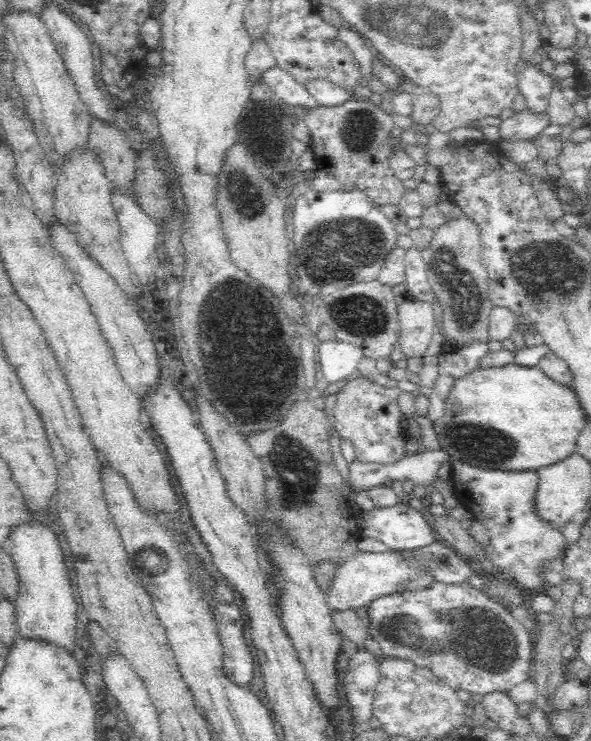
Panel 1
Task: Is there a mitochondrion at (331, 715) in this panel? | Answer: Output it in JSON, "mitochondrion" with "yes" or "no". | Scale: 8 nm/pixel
{"mitochondrion":"no"}

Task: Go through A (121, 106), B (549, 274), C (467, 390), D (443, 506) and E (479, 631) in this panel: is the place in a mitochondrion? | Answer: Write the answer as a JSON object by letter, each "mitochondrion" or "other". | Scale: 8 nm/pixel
{"A":"other","B":"mitochondrion","C":"other","D":"other","E":"mitochondrion"}

